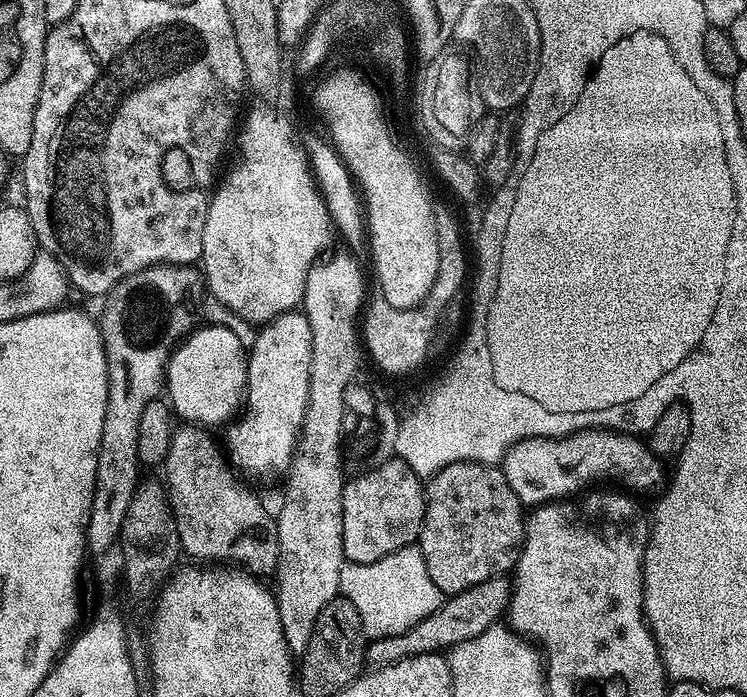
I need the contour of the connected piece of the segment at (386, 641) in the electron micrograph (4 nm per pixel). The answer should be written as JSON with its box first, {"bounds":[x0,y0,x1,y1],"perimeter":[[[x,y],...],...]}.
{"bounds":[366,575,513,668],"perimeter":[[[507,575],[491,576],[486,582],[478,582],[478,586],[470,586],[458,594],[447,597],[440,607],[422,622],[392,637],[369,639],[366,644],[366,660],[372,668],[385,668],[407,656],[430,654],[441,650],[450,650],[455,644],[470,642],[470,638],[478,638],[486,629],[493,627],[496,620],[508,611],[512,602],[513,581]]]}

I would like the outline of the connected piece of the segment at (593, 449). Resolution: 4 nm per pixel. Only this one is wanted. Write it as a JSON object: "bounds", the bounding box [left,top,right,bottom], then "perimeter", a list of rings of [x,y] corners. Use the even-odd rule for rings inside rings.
{"bounds":[504,428,665,506],"perimeter":[[[584,428],[569,436],[526,438],[512,445],[504,455],[504,477],[506,482],[510,482],[510,490],[518,494],[521,504],[525,506],[572,498],[593,486],[603,485],[600,484],[603,480],[613,480],[616,483],[613,485],[633,493],[648,492],[663,482],[665,461],[642,440],[639,435],[612,431],[610,428]]]}

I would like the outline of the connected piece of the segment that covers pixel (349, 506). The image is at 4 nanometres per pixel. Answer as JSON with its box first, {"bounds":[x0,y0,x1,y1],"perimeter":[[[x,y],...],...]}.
{"bounds":[342,458,426,564],"perimeter":[[[399,458],[387,460],[367,472],[353,475],[345,483],[342,494],[342,546],[345,561],[350,564],[369,564],[378,562],[378,558],[386,558],[386,554],[413,547],[419,541],[424,525],[425,499],[426,488],[422,478]]]}

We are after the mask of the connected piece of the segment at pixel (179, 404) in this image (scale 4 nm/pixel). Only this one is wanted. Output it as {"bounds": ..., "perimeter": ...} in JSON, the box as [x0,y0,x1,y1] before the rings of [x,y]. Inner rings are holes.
{"bounds":[166,323,248,426],"perimeter":[[[213,323],[204,327],[208,328],[197,327],[184,337],[168,360],[166,373],[166,396],[168,392],[170,407],[179,419],[181,416],[184,422],[192,426],[213,426],[212,424],[218,423],[219,420],[231,421],[237,415],[235,412],[241,411],[248,390],[248,352],[242,346],[242,342],[238,342],[236,335],[221,324]]]}

